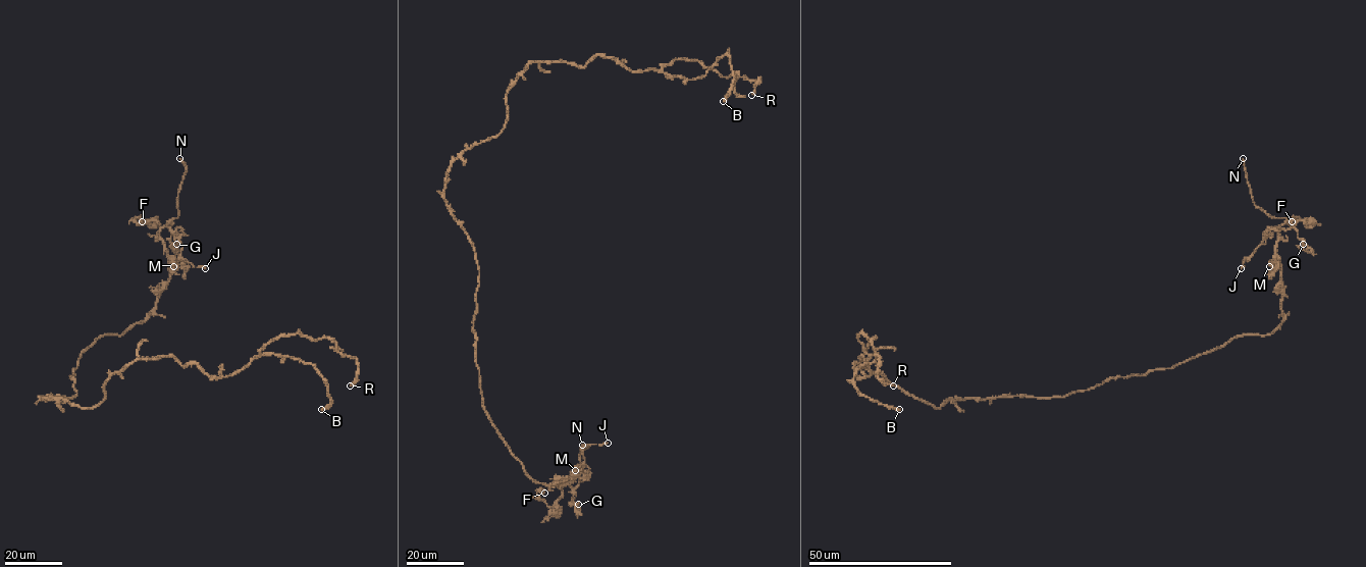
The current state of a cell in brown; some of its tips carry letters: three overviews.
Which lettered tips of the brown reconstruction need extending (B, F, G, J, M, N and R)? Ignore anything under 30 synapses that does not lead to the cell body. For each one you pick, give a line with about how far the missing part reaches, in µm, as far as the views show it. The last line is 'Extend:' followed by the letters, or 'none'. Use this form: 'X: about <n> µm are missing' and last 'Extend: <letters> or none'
N: about 10 µm are missing
Extend: N

